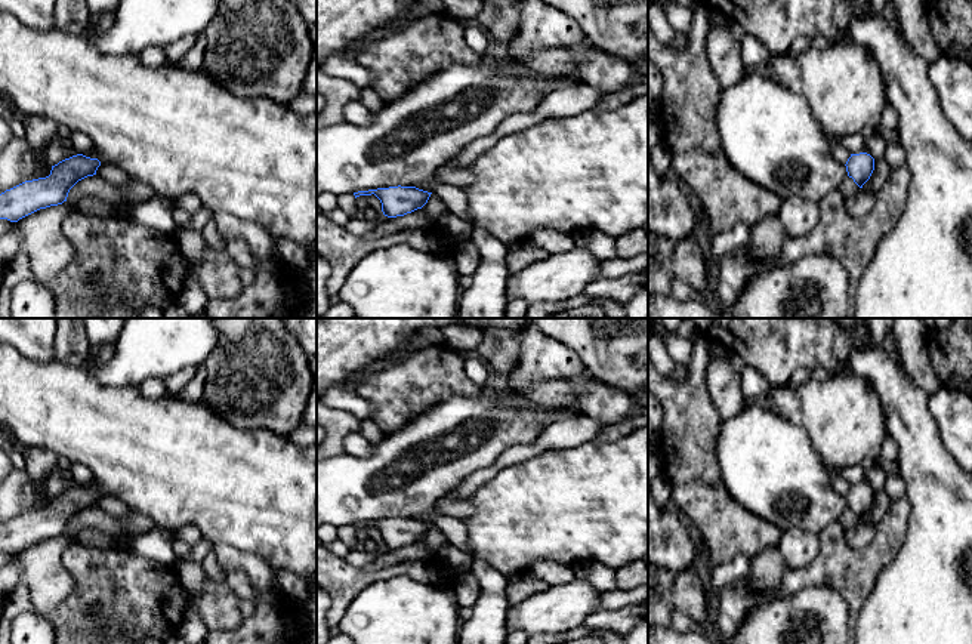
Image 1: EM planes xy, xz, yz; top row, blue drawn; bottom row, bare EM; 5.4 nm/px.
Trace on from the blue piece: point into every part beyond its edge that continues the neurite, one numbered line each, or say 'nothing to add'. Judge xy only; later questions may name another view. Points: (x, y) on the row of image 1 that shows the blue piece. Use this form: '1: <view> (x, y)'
1: xy (179, 132)

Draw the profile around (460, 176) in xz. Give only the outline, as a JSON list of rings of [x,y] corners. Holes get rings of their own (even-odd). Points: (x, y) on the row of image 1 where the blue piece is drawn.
[[[448,160],[444,166],[435,170],[431,182],[414,187],[432,192],[435,184],[453,185],[463,189],[472,184],[472,166],[454,166],[453,160]]]

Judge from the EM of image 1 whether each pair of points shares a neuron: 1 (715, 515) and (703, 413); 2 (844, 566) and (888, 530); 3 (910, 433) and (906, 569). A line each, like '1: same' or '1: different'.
1: same
2: same
3: same

